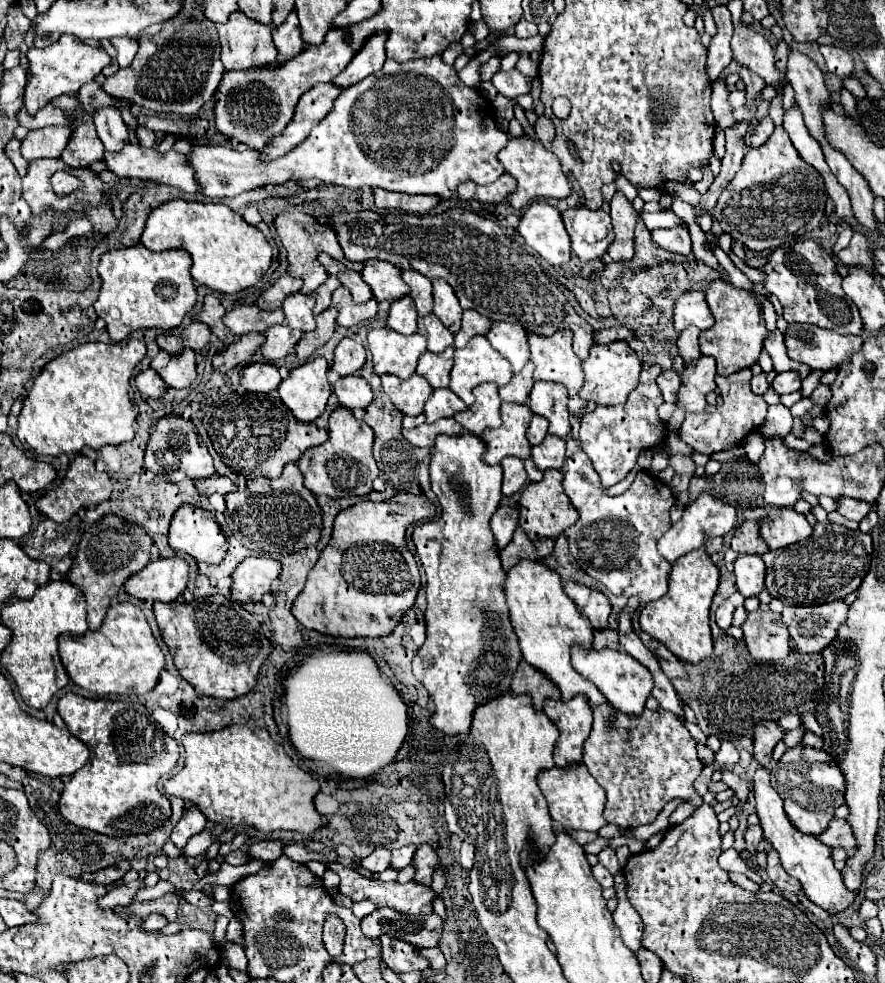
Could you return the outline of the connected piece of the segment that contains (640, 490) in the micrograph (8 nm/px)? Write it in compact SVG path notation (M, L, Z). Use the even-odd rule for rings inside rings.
M579 450L565 462L563 488L579 512L579 520L565 530L575 562L591 578L605 584L615 596L633 596L643 604L661 598L667 590L671 570L671 564L657 550L657 542L671 526L669 510L675 502L675 496L669 486L641 470L631 488L621 496L597 494L597 472L589 462L589 456Z

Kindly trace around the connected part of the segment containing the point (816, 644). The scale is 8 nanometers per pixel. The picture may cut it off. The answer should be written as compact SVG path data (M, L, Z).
M839 598L805 608L785 606L781 616L801 652L823 652L837 638L839 628L847 620L847 612L849 604L845 598Z

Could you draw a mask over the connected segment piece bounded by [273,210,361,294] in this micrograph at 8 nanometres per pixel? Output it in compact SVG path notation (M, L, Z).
M289 210L289 212L279 214L279 216L275 218L273 224L275 224L275 230L277 230L279 238L281 238L281 244L283 244L285 250L287 250L287 260L289 260L287 272L289 272L291 276L303 280L303 288L301 288L301 292L311 294L313 290L317 290L317 286L321 286L321 284L327 280L327 272L325 272L325 268L323 268L323 266L319 264L319 260L317 260L317 254L319 254L319 252L335 254L337 260L347 262L347 266L353 266L353 270L357 270L357 272L361 270L361 264L355 264L355 262L351 264L349 260L345 260L343 250L341 250L341 246L339 246L339 242L337 242L337 236L333 234L333 230L329 228L327 222L321 224L319 220L315 220L313 216L309 216L309 214L305 214L305 212Z

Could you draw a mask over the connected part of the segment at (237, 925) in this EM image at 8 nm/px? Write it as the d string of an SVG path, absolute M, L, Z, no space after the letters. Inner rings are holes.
M231 918L229 926L227 926L227 940L243 944L243 926L241 926L241 922L237 918Z

